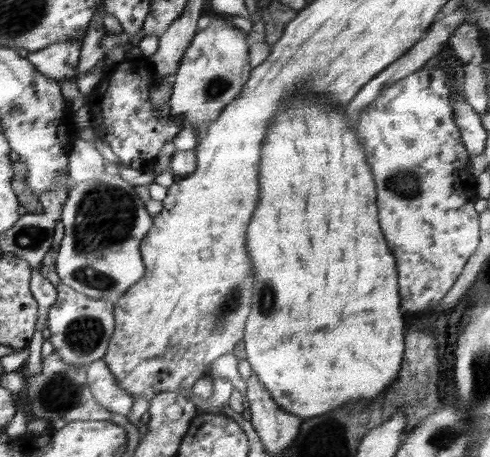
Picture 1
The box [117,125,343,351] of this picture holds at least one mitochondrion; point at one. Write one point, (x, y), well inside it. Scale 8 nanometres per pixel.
(230, 303)

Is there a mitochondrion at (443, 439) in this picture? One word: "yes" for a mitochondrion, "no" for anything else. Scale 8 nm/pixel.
yes

